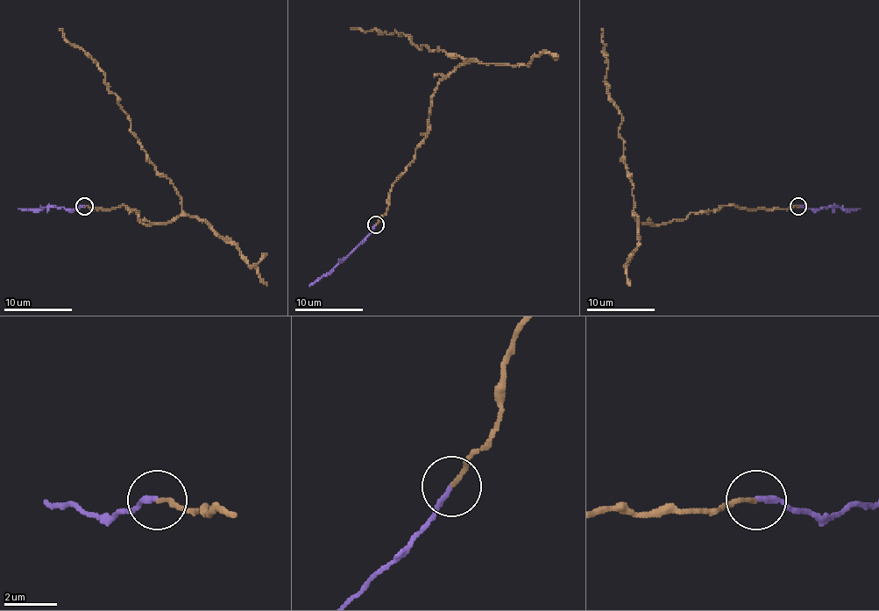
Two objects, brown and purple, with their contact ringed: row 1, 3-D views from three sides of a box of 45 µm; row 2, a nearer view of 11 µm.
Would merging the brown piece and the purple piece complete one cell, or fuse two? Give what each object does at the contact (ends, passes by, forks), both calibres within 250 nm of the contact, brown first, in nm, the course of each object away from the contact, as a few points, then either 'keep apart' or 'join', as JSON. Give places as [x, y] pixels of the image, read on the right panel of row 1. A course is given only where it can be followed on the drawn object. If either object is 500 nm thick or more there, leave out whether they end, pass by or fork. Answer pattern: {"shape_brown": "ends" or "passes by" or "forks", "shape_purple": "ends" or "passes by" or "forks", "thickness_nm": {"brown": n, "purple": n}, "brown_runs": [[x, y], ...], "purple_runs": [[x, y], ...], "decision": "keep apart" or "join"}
{"shape_brown": "ends", "shape_purple": "ends", "thickness_nm": {"brown": 150, "purple": 190}, "brown_runs": [[798, 205], [722, 205], [642, 224], [634, 212], [634, 183], [618, 131], [621, 115], [606, 91], [601, 28]], "purple_runs": [[798, 205], [818, 209], [860, 209]], "decision": "keep apart"}

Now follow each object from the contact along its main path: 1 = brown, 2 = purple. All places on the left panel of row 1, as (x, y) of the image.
1: (84, 205), (124, 205), (145, 224), (165, 224), (181, 212), (181, 197), (131, 131), (103, 71), (59, 28)
2: (84, 205), (69, 209), (18, 209)

